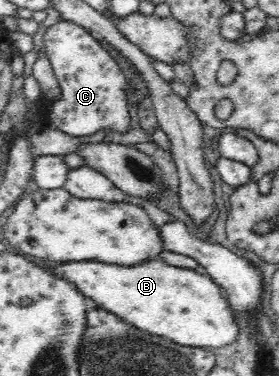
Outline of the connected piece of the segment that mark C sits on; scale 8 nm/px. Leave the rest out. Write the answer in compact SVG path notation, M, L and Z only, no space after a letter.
M64 19L44 34L44 53L60 83L62 96L52 104L50 122L66 134L78 137L96 134L100 128L128 128L128 104L124 94L124 72L82 25Z

